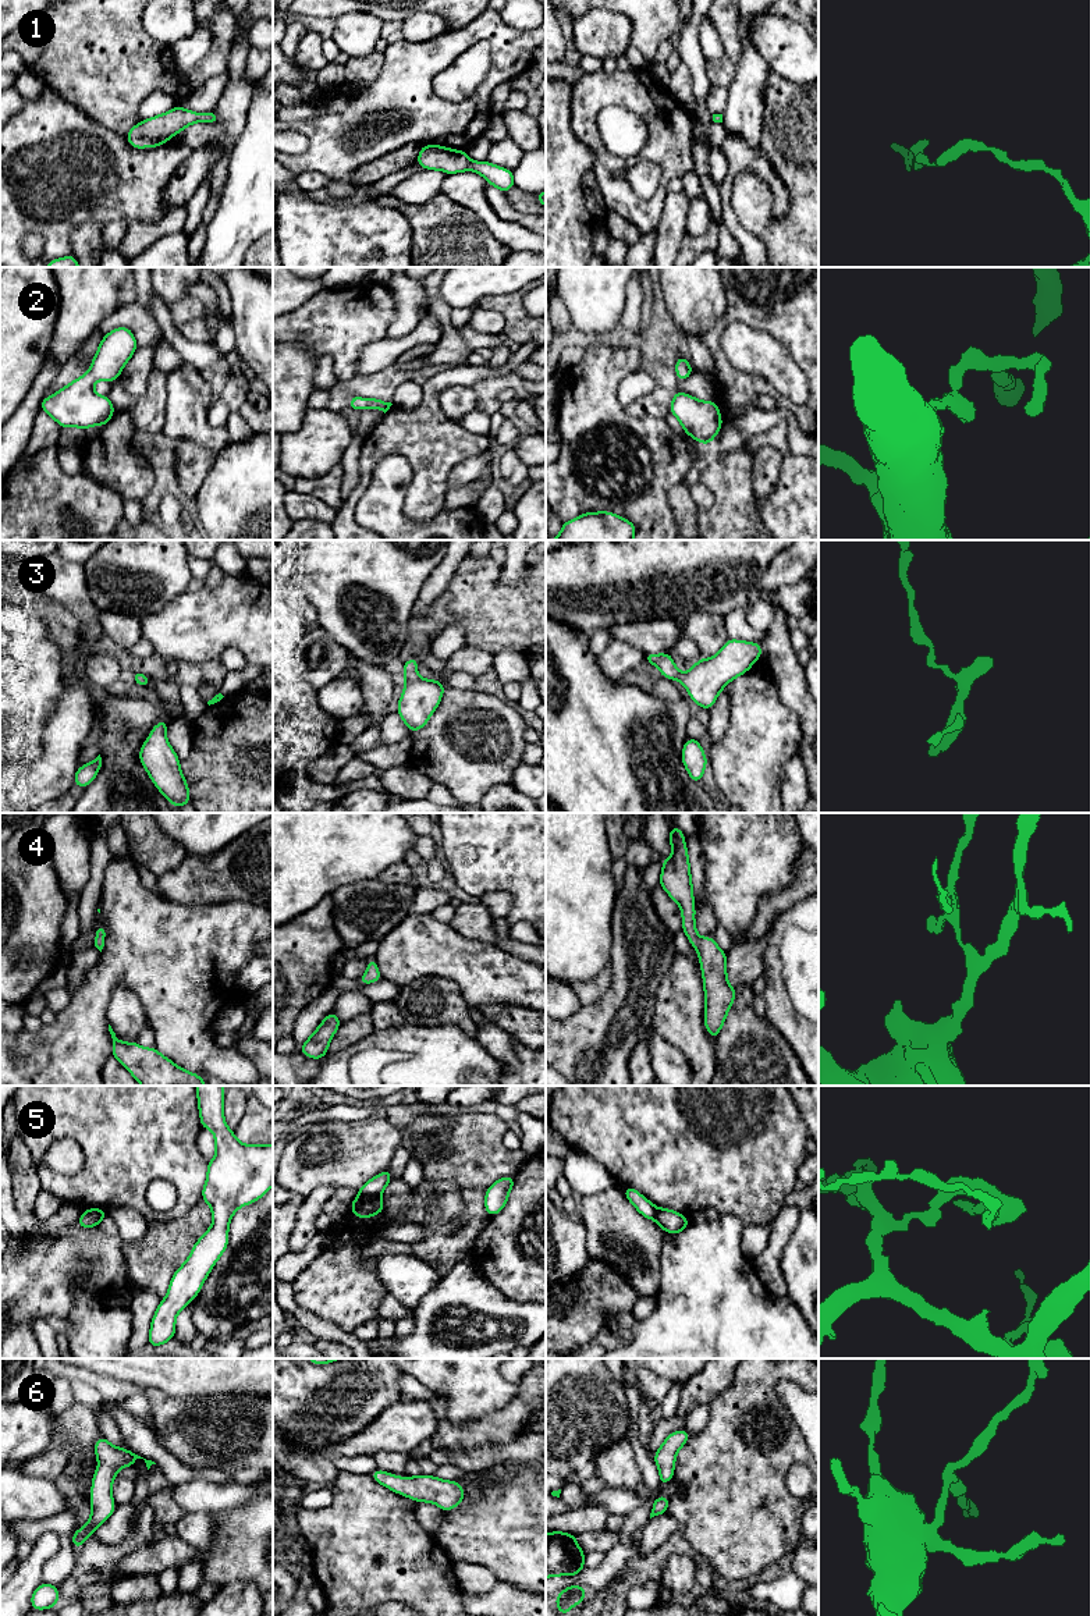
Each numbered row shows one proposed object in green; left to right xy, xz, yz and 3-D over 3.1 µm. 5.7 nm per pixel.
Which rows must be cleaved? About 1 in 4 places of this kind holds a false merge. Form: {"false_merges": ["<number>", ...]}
{"false_merges": ["5"]}

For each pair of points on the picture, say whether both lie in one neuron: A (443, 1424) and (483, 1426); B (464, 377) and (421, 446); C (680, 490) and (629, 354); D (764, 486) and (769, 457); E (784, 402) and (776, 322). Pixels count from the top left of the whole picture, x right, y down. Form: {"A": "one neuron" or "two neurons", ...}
{"A": "one neuron", "B": "one neuron", "C": "two neurons", "D": "one neuron", "E": "one neuron"}

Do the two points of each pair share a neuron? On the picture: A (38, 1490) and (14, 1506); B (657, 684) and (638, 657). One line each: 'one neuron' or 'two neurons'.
A: one neuron
B: two neurons

